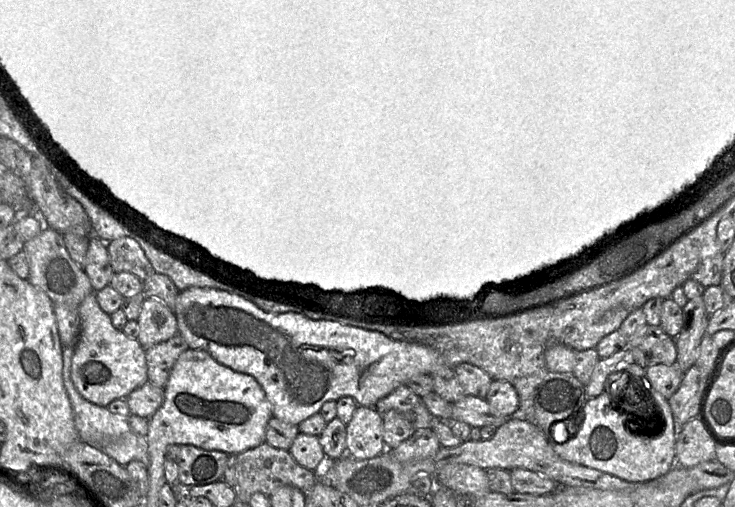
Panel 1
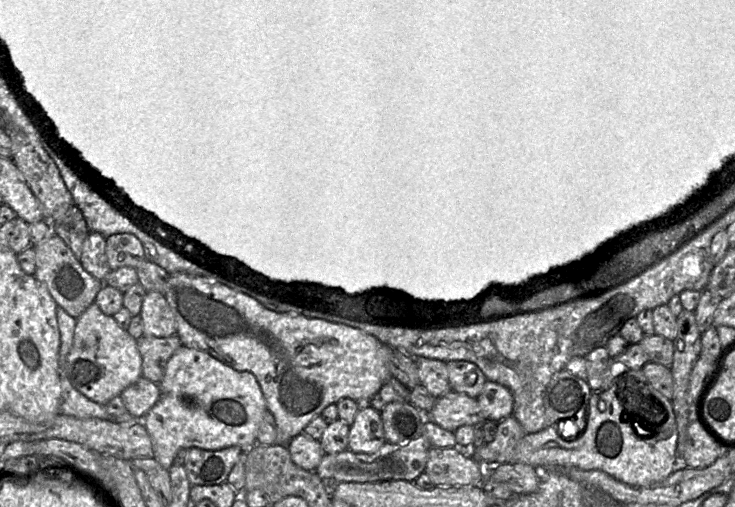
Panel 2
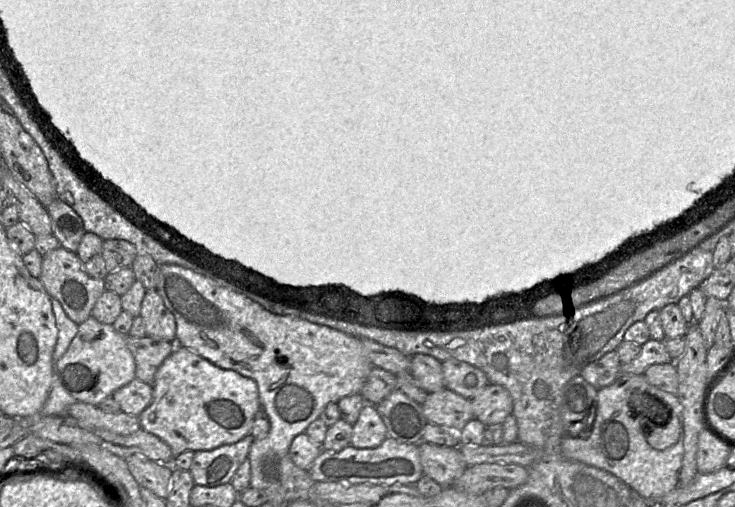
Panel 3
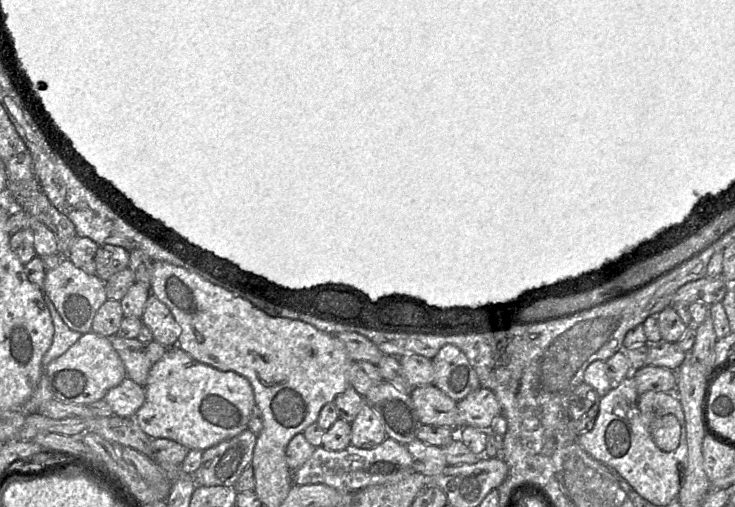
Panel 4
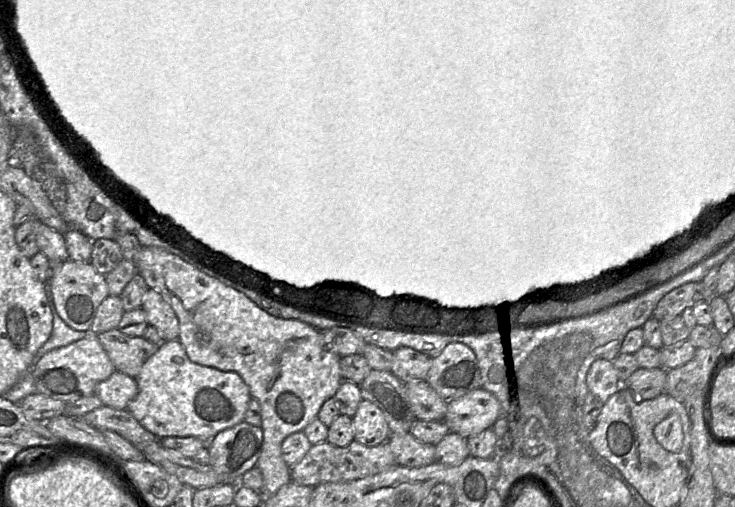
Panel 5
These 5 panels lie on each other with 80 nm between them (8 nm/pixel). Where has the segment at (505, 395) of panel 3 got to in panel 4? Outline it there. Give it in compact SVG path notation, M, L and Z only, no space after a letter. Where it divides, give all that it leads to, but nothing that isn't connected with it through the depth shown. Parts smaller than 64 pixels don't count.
M480 387L476 391L467 395L464 399L460 400L457 404L457 408L461 428L463 426L471 426L482 430L489 430L491 429L494 420L501 415L501 406L495 394L484 387Z

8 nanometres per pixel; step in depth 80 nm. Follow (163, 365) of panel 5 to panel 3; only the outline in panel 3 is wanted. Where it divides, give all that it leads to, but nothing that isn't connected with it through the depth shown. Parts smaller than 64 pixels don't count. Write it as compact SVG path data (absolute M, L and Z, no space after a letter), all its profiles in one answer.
M177 338L171 343L174 351L155 374L152 401L138 416L142 429L167 443L174 458L187 450L212 450L250 435L255 414L261 409L256 381L216 366L182 347Z

